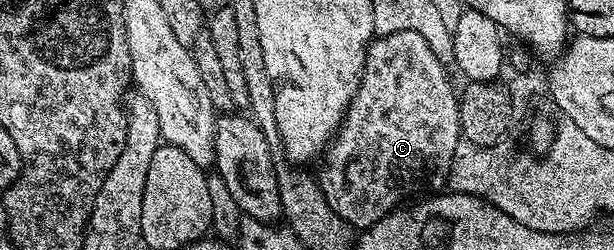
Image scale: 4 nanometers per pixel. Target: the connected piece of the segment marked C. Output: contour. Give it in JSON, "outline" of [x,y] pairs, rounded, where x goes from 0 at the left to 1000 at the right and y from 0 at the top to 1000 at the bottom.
{"outline":[[[645,124],[624,148],[611,144],[603,168],[603,188],[596,208],[596,280],[590,292],[590,328],[583,352],[583,372],[577,384],[577,404],[570,416],[570,436],[564,448],[564,472],[557,484],[557,504],[550,516],[550,536],[537,568],[523,632],[524,680],[515,692],[515,720],[520,756],[524,760],[528,796],[560,876],[568,900],[577,904],[578,920],[594,924],[604,916],[619,876],[625,876],[632,856],[640,852],[643,836],[656,816],[660,788],[668,788],[673,772],[687,772],[681,780],[707,780],[728,752],[733,672],[738,660],[738,628],[746,616],[749,584],[749,536],[752,496],[746,488],[746,428],[749,416],[748,376],[739,372],[739,340],[733,328],[733,308],[726,296],[726,276],[720,264],[715,200],[691,156],[678,124]]]}

